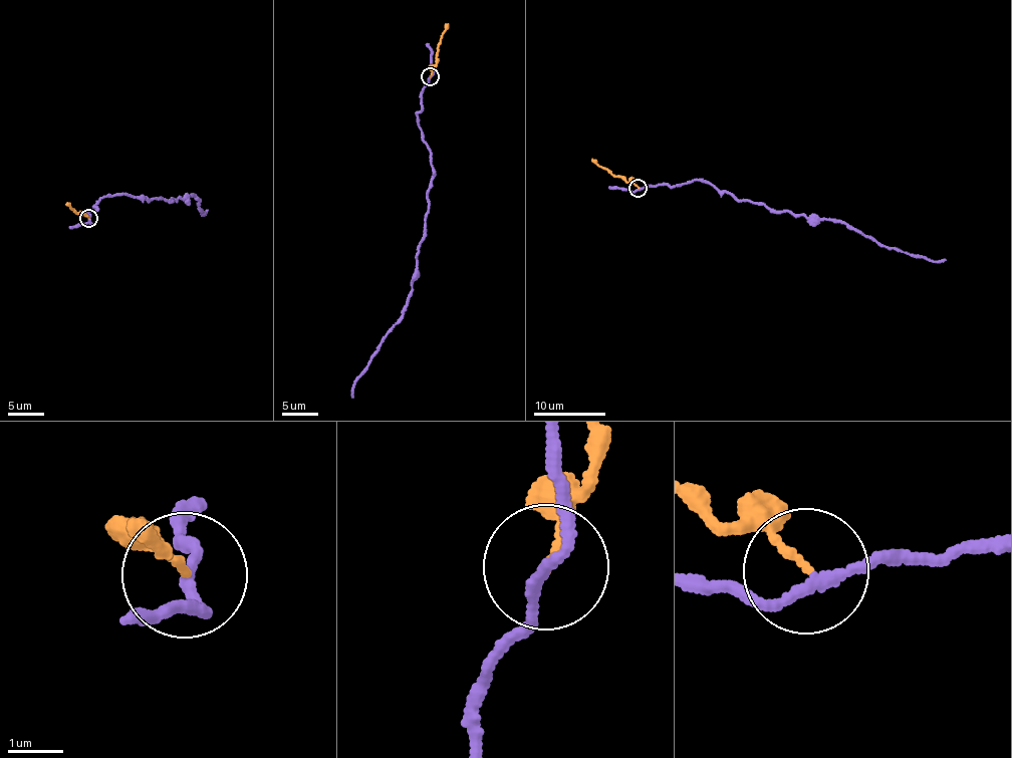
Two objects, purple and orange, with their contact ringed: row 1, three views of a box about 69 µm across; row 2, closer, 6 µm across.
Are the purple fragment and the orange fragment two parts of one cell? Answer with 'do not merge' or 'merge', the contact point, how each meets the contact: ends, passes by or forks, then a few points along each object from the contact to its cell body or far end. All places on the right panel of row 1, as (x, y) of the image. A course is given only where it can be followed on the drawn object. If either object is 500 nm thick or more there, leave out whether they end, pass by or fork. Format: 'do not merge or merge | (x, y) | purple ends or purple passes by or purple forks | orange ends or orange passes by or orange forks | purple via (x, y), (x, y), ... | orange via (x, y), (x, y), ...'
do not merge | (638, 188) | purple passes by | orange ends | purple via (638, 187), (662, 184), (674, 187), (703, 180), (739, 200), (835, 221), (887, 247), (933, 261), (946, 258) | orange via (638, 187), (621, 177), (612, 176), (592, 159)

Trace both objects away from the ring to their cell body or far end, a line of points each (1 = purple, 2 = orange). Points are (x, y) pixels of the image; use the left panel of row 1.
1: (89, 218), (89, 210), (96, 210), (100, 199), (127, 194), (148, 201), (194, 195), (203, 215), (206, 209)
2: (89, 218), (81, 212), (76, 214), (67, 202)

